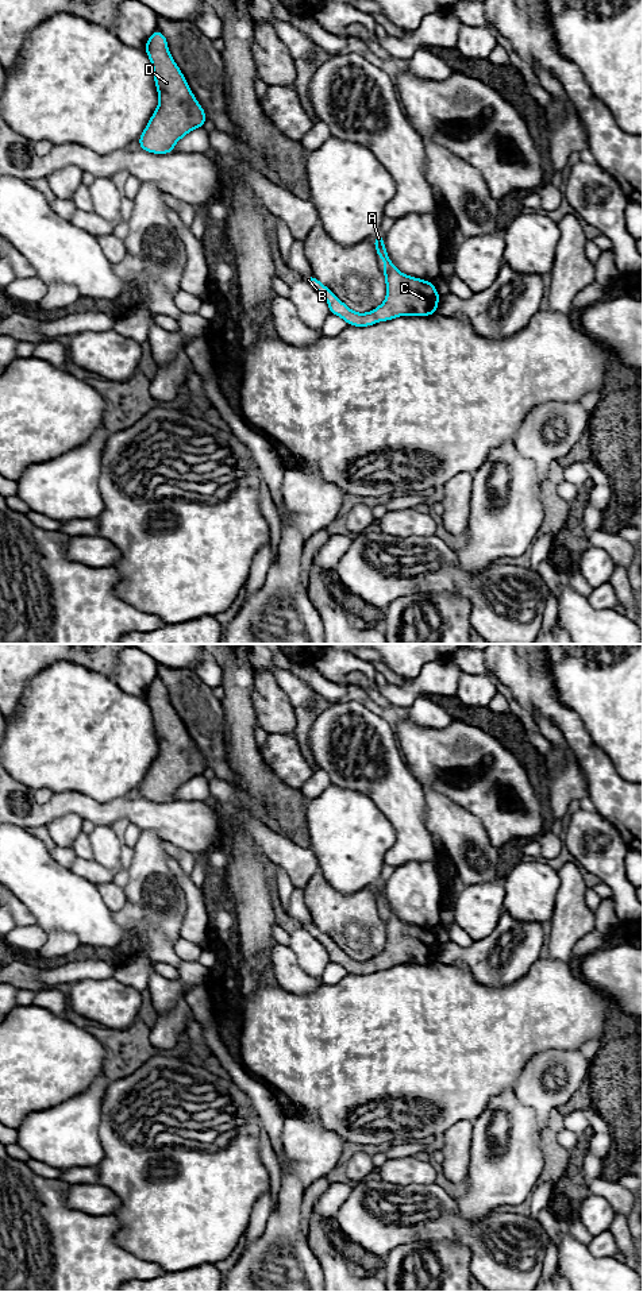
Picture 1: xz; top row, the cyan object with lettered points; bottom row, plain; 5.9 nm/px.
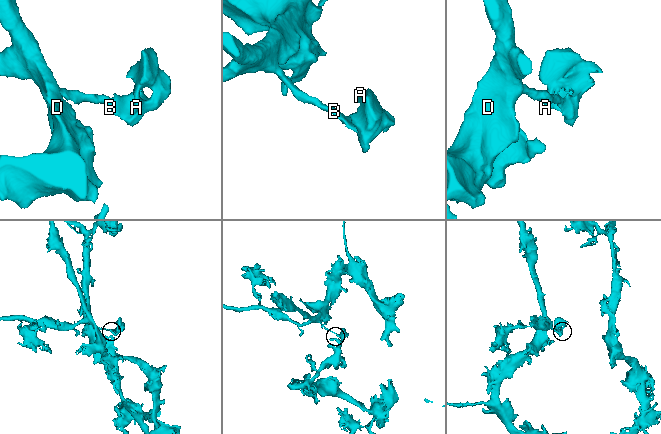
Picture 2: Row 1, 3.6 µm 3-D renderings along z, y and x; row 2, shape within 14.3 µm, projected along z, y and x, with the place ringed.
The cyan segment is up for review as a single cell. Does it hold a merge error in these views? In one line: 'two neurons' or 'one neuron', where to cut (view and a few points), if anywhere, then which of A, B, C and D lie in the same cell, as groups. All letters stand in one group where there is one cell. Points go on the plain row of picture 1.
one neuron; no cut; A B C D

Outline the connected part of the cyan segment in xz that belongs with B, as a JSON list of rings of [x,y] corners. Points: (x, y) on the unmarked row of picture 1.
[[[384,882],[377,883],[373,890],[377,906],[384,907],[384,925],[386,932],[386,945],[376,957],[366,961],[354,960],[316,925],[304,925],[305,930],[326,946],[330,961],[342,965],[347,973],[354,975],[369,975],[378,969],[393,968],[398,964],[435,963],[440,944],[434,930],[403,922],[388,903]]]

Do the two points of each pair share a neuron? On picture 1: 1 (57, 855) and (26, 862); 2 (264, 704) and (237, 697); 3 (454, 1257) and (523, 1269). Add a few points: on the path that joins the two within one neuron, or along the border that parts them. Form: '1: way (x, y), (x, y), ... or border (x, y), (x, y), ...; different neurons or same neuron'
1: border (47, 848), (49, 853), (60, 864), (69, 868); different neurons
2: border (253, 671), (251, 706), (258, 725); different neurons
3: border (443, 1241), (468, 1249), (473, 1276); different neurons

